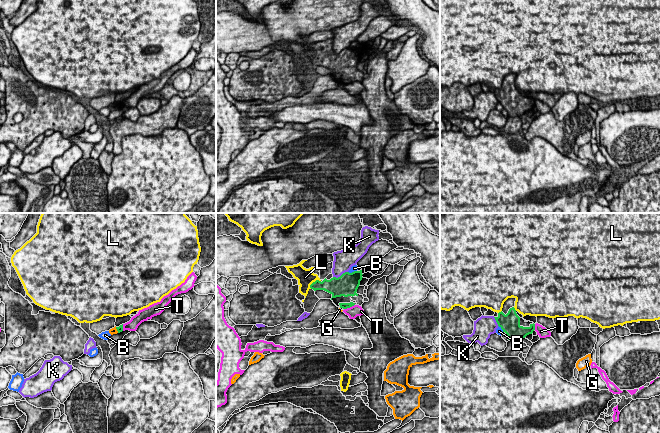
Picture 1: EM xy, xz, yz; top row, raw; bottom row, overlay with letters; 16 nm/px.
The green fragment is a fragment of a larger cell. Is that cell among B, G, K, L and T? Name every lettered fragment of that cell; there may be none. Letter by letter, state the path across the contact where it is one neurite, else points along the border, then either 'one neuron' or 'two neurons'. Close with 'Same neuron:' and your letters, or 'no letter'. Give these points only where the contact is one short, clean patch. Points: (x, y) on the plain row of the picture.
B: two neurons
G: along xy (115, 103), (118, 108) | two neurons
K: two neurons
L: two neurons
T: along xz (354, 80), (344, 85) | two neurons
Same neuron: no letter

